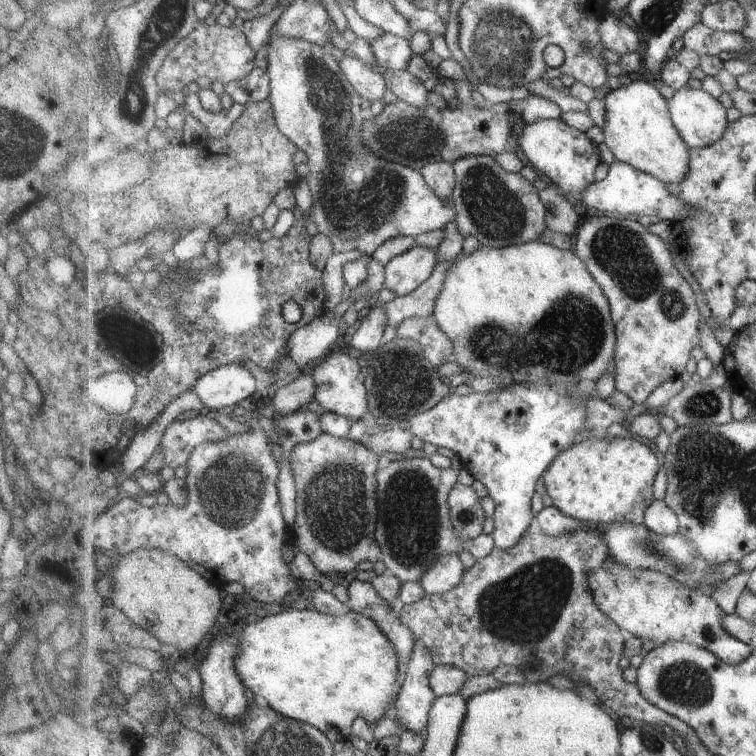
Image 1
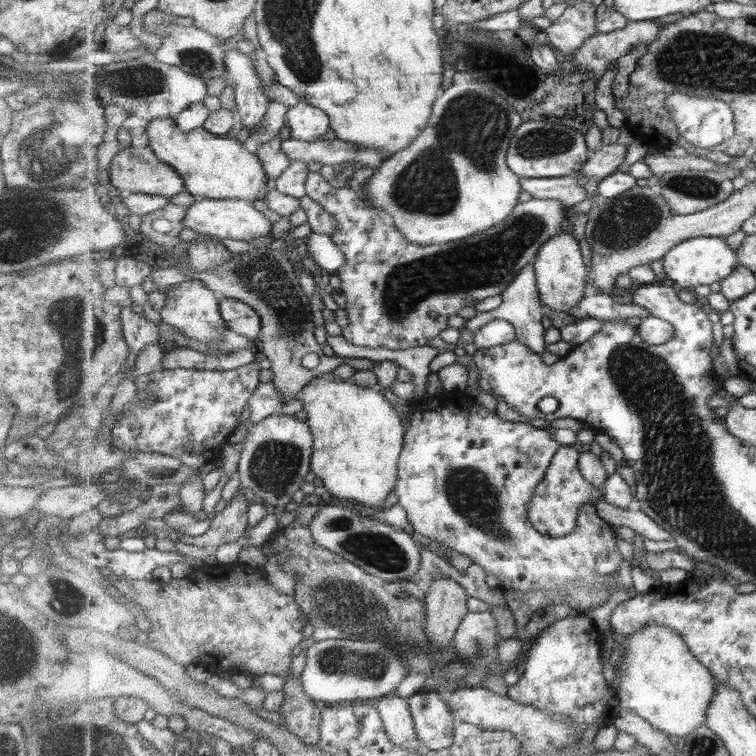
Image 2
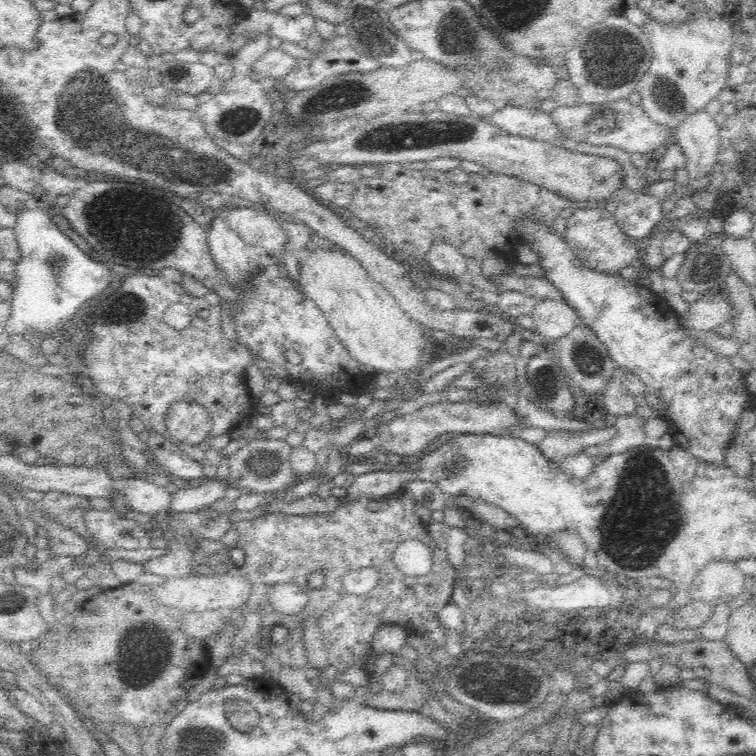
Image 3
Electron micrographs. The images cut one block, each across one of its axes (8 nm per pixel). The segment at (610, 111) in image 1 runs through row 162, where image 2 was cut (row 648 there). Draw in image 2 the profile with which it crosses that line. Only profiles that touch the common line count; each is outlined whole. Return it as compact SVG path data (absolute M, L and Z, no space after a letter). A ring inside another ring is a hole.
M649 625L637 635L617 636L616 642L623 648L623 661L616 668L620 678L616 694L622 708L671 736L689 736L708 722L707 709L718 684L709 668L693 655L677 631L661 625Z

